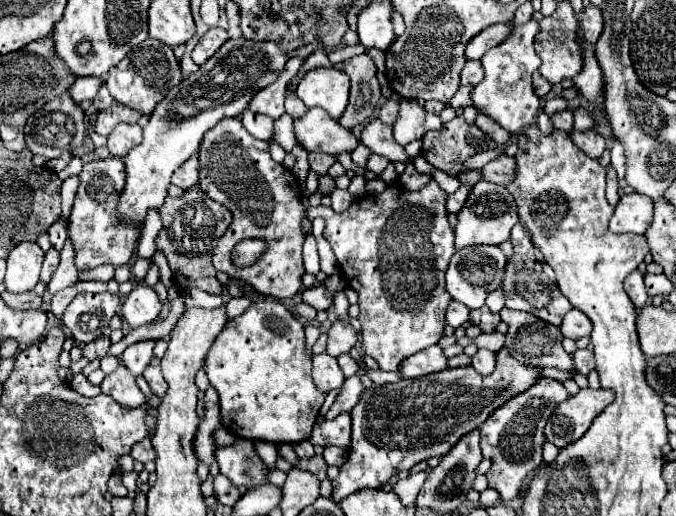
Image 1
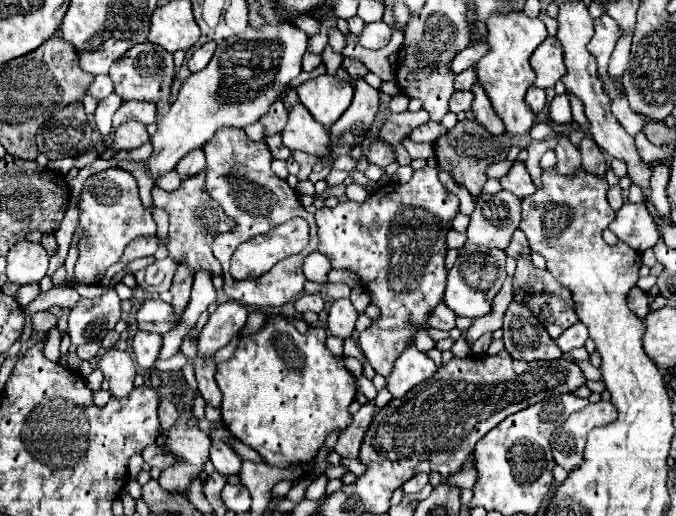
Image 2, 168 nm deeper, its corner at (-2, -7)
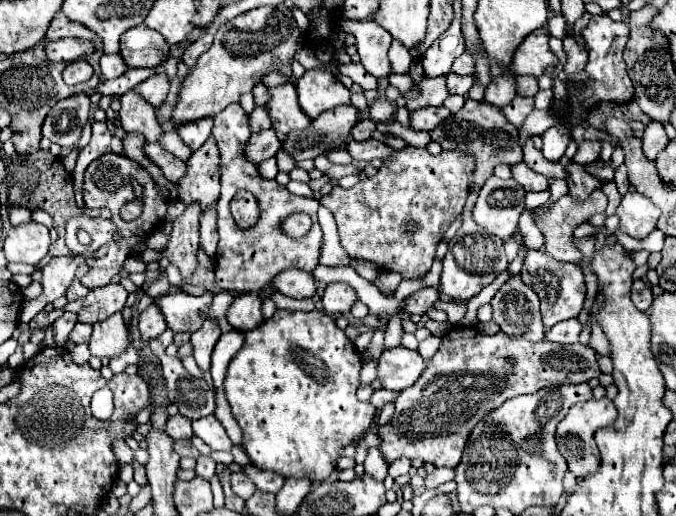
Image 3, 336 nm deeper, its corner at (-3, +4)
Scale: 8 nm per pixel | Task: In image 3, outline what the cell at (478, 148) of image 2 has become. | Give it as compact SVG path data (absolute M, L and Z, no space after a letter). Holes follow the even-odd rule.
M467 99L459 113L449 115L445 121L441 121L441 125L437 125L437 129L431 131L431 139L437 141L443 149L465 147L469 153L481 155L479 157L479 161L483 161L481 167L487 169L489 173L493 171L493 167L497 167L501 163L515 165L523 159L523 151L519 145L519 131L503 117L499 107L489 105L487 101Z

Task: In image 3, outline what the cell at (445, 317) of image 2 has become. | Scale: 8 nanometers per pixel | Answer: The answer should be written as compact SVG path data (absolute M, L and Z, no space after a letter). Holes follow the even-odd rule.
M425 287L425 289L413 293L413 295L409 295L409 297L405 299L403 311L405 311L405 313L411 313L411 315L413 315L413 313L425 315L435 301L439 301L439 289Z

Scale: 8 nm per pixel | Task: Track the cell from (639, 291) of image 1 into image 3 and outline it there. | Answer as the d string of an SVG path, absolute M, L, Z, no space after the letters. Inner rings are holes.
M643 279L633 281L631 299L633 299L633 305L635 305L639 311L647 311L647 309L651 307L651 303L653 303L653 293L651 293L651 287L649 287Z

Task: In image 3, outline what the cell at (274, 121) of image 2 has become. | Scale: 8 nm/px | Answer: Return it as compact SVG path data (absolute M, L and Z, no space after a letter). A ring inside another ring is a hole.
M255 107L253 109L253 113L249 115L249 127L251 127L251 133L271 129L271 121L269 121L269 115L265 113L265 107Z

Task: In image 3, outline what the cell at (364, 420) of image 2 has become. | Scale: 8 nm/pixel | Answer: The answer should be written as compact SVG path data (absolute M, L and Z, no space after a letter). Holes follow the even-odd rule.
M377 389L375 393L373 393L373 397L371 397L371 403L375 405L375 409L381 409L383 405L387 405L387 403L393 403L395 399L397 399L397 391L389 391L389 389Z

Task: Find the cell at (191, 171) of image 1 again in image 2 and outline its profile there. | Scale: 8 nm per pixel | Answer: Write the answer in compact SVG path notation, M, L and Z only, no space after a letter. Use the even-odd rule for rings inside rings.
M192 152L192 156L184 156L184 160L180 160L180 164L176 166L176 172L180 176L180 180L192 178L196 174L200 174L206 168L206 160L204 160L204 152Z

